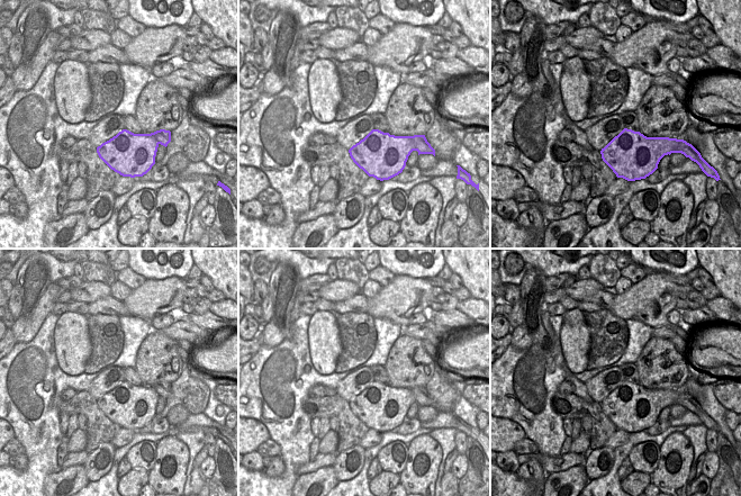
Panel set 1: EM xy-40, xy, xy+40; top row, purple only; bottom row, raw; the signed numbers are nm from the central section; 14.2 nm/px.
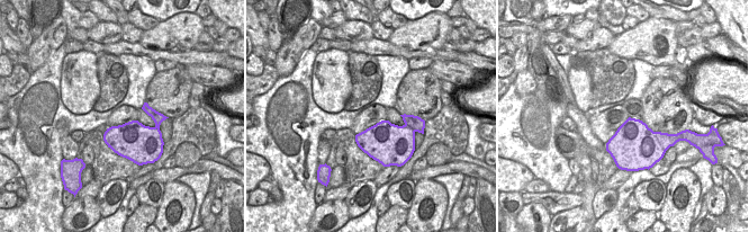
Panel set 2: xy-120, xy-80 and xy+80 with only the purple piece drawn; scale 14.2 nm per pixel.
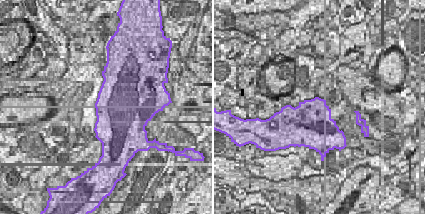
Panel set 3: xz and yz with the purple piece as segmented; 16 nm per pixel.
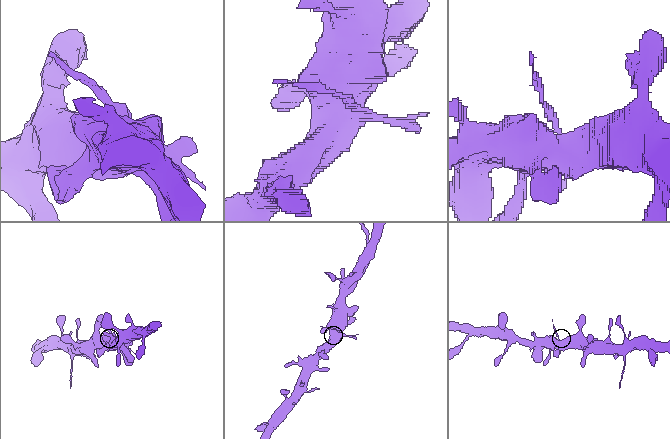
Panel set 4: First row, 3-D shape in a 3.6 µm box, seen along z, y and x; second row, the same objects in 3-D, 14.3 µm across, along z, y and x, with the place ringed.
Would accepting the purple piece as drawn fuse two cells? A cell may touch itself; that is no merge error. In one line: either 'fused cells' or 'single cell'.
fused cells

